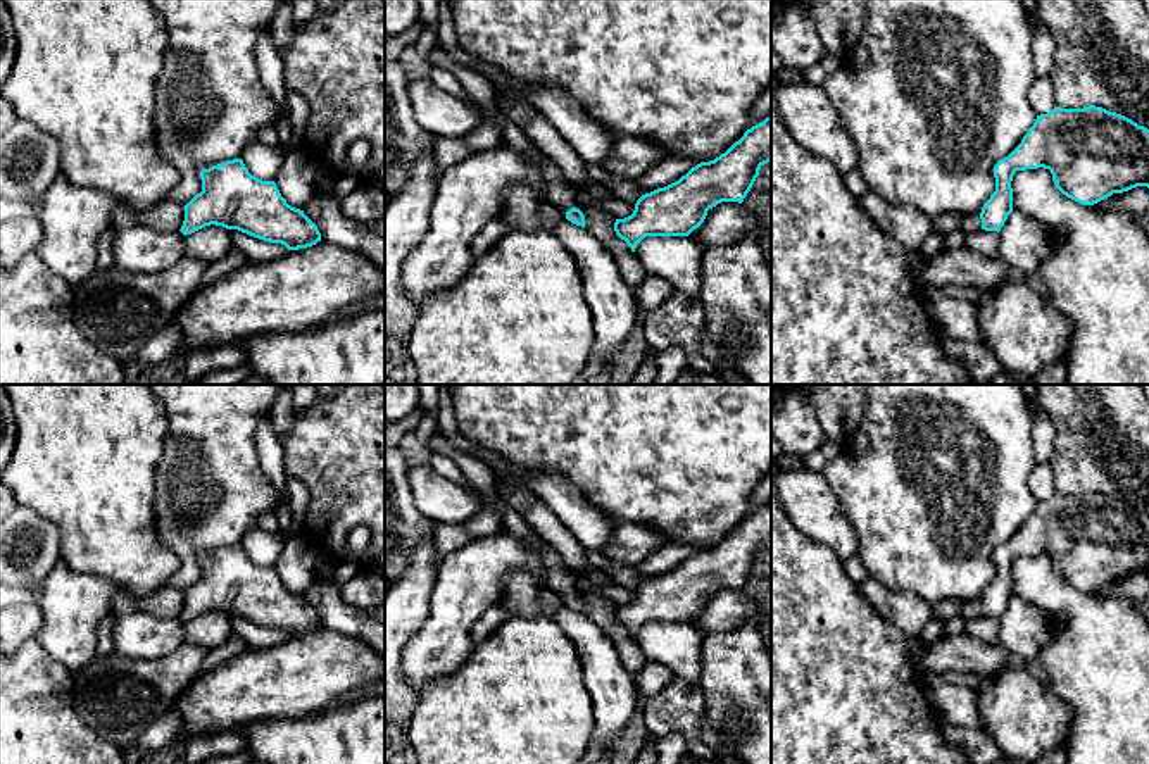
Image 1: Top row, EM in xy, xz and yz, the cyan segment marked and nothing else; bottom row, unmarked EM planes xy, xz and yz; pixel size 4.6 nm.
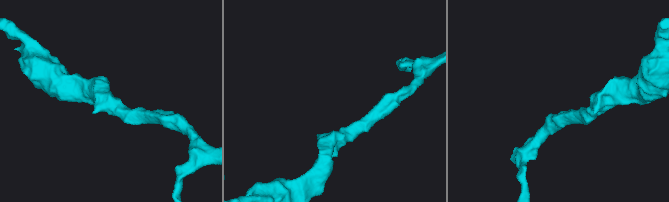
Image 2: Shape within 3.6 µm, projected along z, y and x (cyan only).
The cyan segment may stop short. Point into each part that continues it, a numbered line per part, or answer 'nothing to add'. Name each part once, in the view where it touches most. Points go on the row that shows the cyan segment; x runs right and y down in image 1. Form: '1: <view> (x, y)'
1: xz (559, 192)

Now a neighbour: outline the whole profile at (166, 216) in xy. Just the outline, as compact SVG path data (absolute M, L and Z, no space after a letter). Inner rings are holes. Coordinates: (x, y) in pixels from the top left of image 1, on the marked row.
M171 202L159 204L141 214L124 204L119 204L110 214L110 222L116 231L135 224L145 224L155 231L169 233L179 231L183 221L185 209Z

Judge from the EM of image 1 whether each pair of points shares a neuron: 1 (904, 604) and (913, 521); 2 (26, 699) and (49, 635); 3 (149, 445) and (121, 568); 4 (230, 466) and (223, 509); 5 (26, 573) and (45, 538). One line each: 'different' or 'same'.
1: different
2: different
3: same
4: same
5: same

